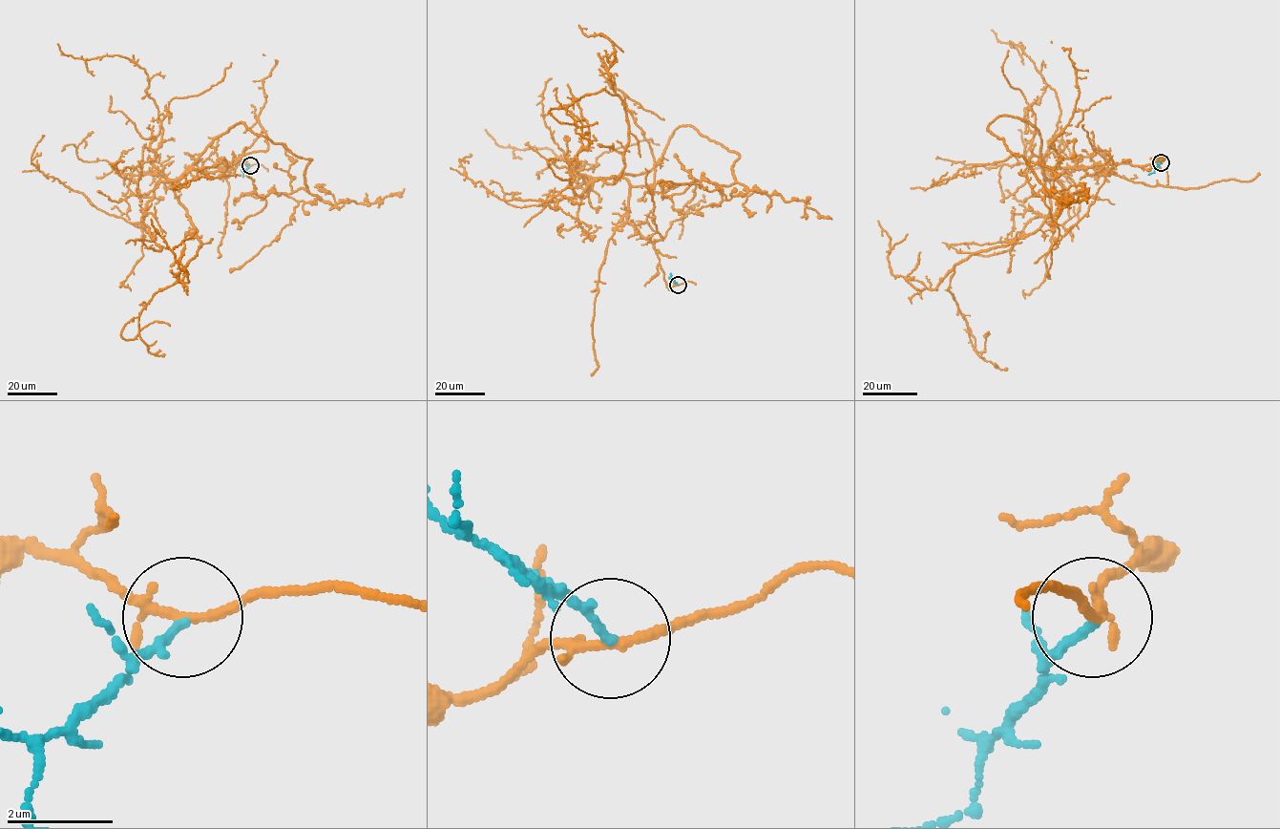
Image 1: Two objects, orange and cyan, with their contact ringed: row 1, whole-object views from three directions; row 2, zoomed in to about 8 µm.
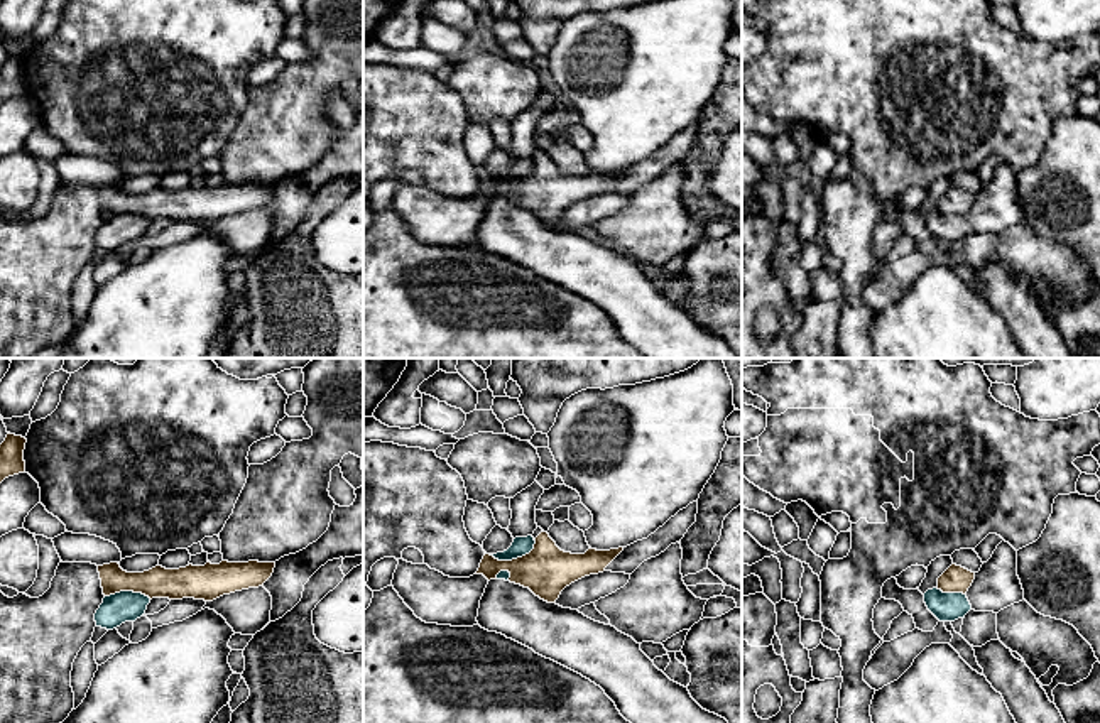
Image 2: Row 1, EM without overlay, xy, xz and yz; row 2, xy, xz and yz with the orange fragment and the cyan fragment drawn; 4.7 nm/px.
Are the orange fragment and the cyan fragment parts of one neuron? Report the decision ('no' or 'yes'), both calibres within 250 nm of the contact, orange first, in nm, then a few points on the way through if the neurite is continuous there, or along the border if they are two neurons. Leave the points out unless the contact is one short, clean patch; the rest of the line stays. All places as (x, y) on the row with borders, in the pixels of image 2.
no; calibres 240 and 90 nm; border xz (536, 541), (528, 553), (511, 559), (495, 559), (489, 554)

